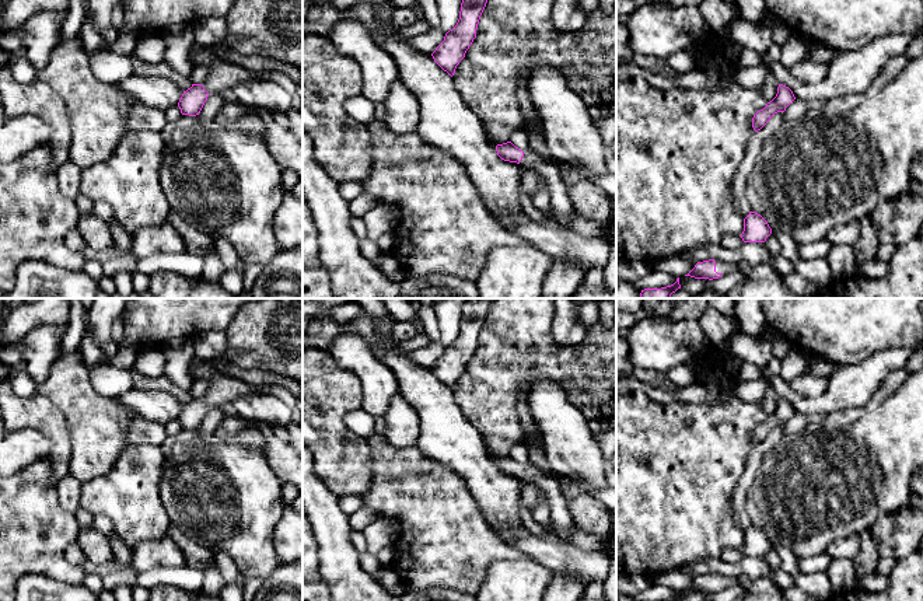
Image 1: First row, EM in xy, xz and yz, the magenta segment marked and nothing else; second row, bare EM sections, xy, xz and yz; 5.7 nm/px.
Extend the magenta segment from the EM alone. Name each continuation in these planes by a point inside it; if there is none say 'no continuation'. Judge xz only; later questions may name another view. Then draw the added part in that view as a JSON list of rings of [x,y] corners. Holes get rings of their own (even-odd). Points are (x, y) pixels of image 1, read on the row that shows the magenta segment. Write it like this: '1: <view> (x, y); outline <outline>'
1: xz (548, 170); outline [[[524,151],[520,167],[524,170],[532,170],[545,179],[550,196],[553,220],[567,231],[567,223],[571,217],[573,207],[556,161],[546,160],[535,151]]]

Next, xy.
1: xy (221, 74); outline [[[195,42],[189,50],[189,59],[195,66],[207,66],[209,73],[202,84],[209,94],[220,94],[225,88],[234,88],[241,81],[268,80],[279,84],[287,92],[296,97],[297,83],[286,73],[273,70],[268,73],[251,71],[238,64],[224,60],[210,46],[202,46]]]

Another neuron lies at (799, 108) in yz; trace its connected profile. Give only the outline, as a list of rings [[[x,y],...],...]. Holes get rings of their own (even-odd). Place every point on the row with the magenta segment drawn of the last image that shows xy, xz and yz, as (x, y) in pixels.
[[[796,98],[784,111],[784,118],[783,118],[783,127],[789,127],[791,123],[796,120],[803,119],[807,116],[810,111],[822,111],[824,105],[826,104],[826,99],[811,99],[811,101],[804,101],[800,98]]]

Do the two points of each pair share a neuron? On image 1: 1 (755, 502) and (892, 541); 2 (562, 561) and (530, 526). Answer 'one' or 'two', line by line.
1: two
2: two

